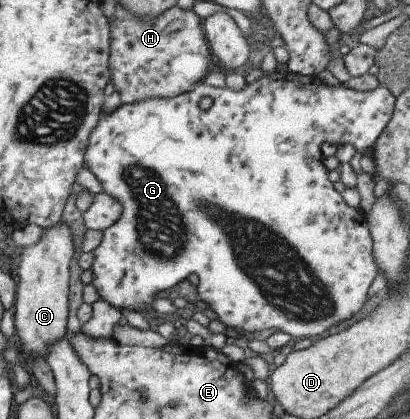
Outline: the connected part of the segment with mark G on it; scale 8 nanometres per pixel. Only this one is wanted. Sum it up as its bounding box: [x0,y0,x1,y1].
[83,70,394,341]

